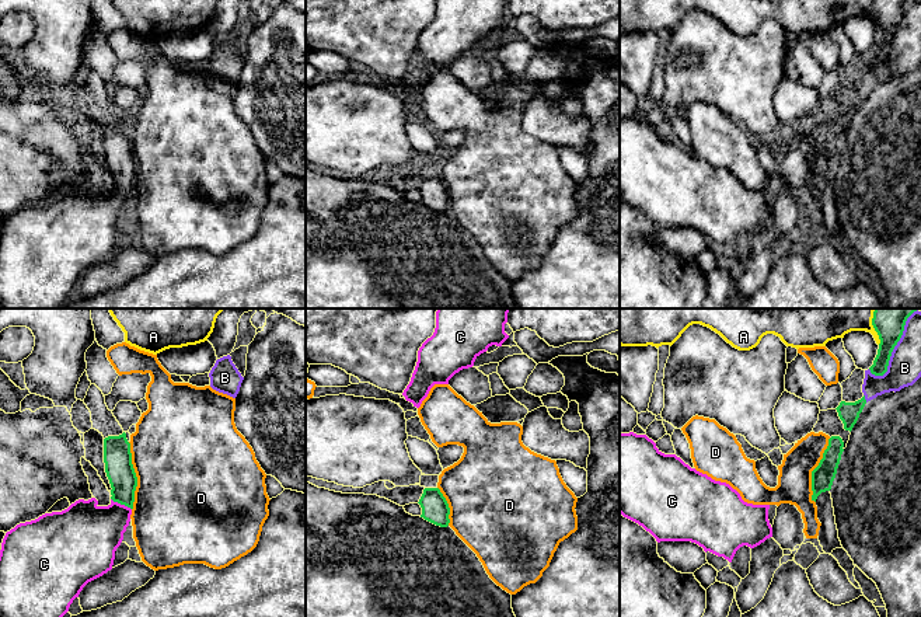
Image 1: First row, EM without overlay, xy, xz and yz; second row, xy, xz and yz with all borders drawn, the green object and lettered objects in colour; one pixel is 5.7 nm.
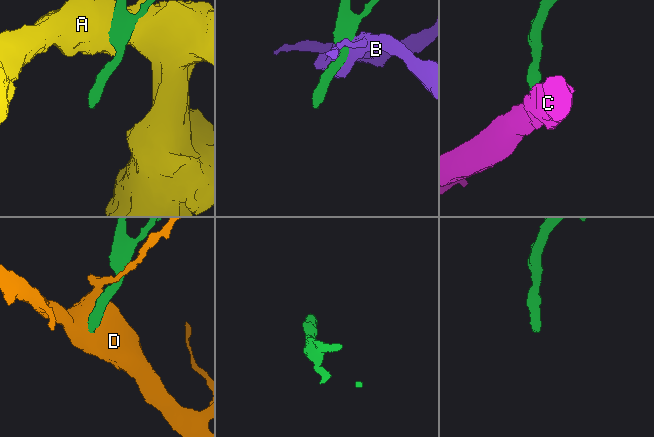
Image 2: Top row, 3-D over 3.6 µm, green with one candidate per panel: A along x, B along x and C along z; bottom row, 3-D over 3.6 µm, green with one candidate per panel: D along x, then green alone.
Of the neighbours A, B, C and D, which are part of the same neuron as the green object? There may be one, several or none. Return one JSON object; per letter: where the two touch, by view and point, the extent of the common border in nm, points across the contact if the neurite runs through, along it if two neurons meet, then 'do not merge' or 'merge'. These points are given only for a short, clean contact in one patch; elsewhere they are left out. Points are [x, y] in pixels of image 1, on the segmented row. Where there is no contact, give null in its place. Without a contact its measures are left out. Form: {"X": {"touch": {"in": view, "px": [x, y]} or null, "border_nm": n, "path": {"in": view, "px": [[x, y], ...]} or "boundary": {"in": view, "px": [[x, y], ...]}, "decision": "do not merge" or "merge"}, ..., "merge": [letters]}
{"A": {"touch": {"in": "yz", "px": [874, 327]}, "border_nm": 220, "decision": "do not merge"}, "B": {"touch": {"in": "yz", "px": [895, 345]}, "border_nm": 460, "decision": "do not merge"}, "C": {"touch": {"in": "xy", "px": [121, 504]}, "border_nm": 140, "path": {"in": "xy", "px": [[119, 470], [121, 504], [90, 534]]}, "decision": "merge"}, "D": {"touch": {"in": "xy", "px": [135, 476]}, "border_nm": 400, "boundary": {"in": "xy", "px": [[128, 442], [131, 463], [136, 477], [132, 509]]}, "decision": "do not merge"}, "merge": ["C"]}

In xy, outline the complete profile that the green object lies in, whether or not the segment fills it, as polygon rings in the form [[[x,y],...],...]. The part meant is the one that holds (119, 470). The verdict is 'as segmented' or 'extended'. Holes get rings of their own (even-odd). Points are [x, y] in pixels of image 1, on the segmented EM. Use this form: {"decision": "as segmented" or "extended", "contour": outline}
{"decision": "extended", "contour": [[[125,432],[104,439],[104,463],[112,488],[108,506],[100,506],[95,498],[79,499],[62,512],[45,513],[6,533],[0,550],[0,617],[63,617],[88,582],[112,569],[137,487]]]}

